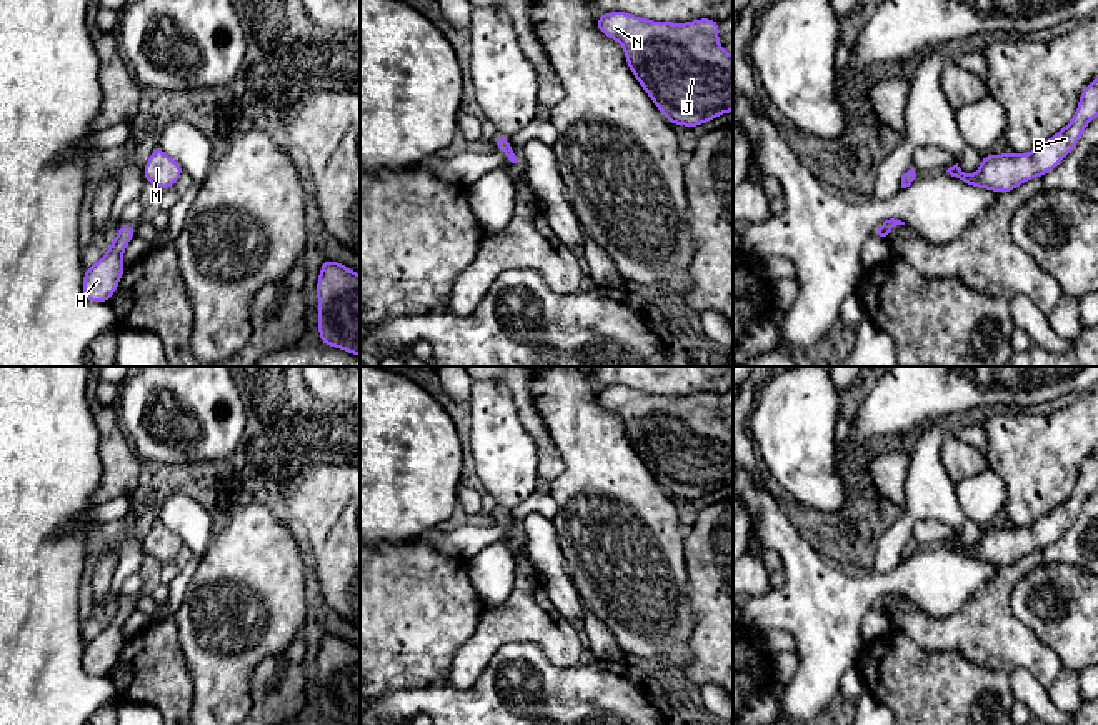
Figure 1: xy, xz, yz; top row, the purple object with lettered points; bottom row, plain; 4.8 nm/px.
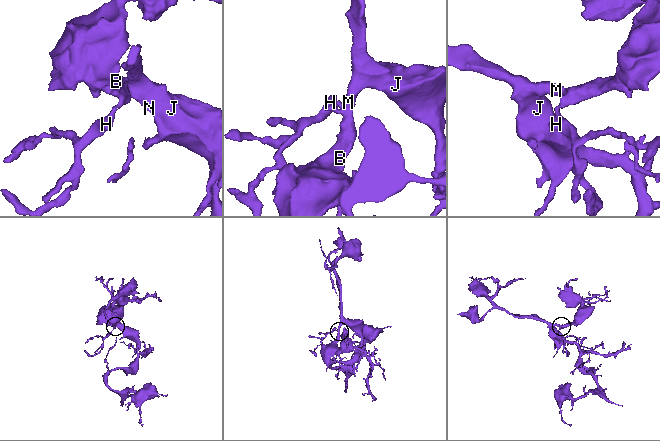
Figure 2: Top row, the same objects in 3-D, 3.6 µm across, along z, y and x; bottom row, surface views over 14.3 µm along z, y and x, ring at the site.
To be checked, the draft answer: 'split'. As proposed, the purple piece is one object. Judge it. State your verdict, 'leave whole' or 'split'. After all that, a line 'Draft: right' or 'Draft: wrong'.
leave whole
Draft: wrong

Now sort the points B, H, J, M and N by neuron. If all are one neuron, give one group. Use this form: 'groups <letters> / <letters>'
groups B H J M N

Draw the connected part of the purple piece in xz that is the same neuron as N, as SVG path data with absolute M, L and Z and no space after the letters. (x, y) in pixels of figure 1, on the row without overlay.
M611 385L600 387L596 402L623 418L631 447L671 498L698 500L733 485L733 428L718 417L720 395L651 395Z

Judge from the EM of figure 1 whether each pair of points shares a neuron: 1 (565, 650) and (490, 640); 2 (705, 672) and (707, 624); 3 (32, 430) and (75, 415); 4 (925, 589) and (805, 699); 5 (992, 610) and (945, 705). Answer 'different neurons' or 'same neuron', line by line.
1: same neuron
2: same neuron
3: same neuron
4: same neuron
5: different neurons

